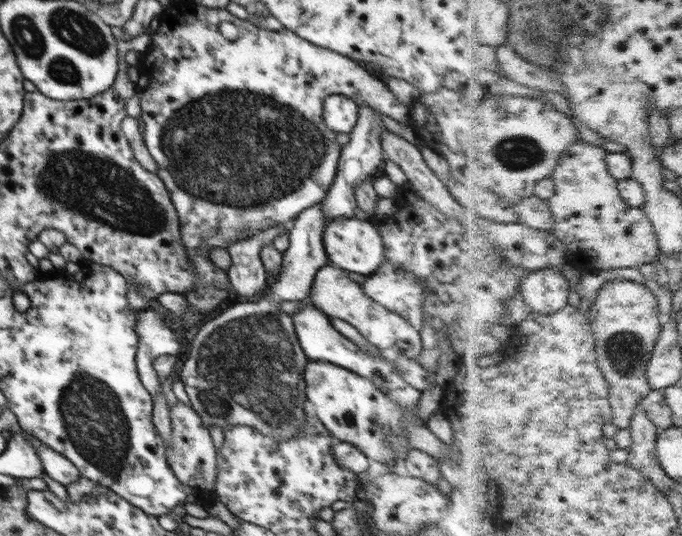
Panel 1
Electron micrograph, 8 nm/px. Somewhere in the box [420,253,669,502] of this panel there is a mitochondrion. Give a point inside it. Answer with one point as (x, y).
(625, 351)

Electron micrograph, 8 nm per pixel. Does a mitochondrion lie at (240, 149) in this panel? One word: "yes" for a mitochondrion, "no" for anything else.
yes

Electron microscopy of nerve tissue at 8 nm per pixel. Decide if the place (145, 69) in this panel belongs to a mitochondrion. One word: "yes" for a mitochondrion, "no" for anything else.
no

